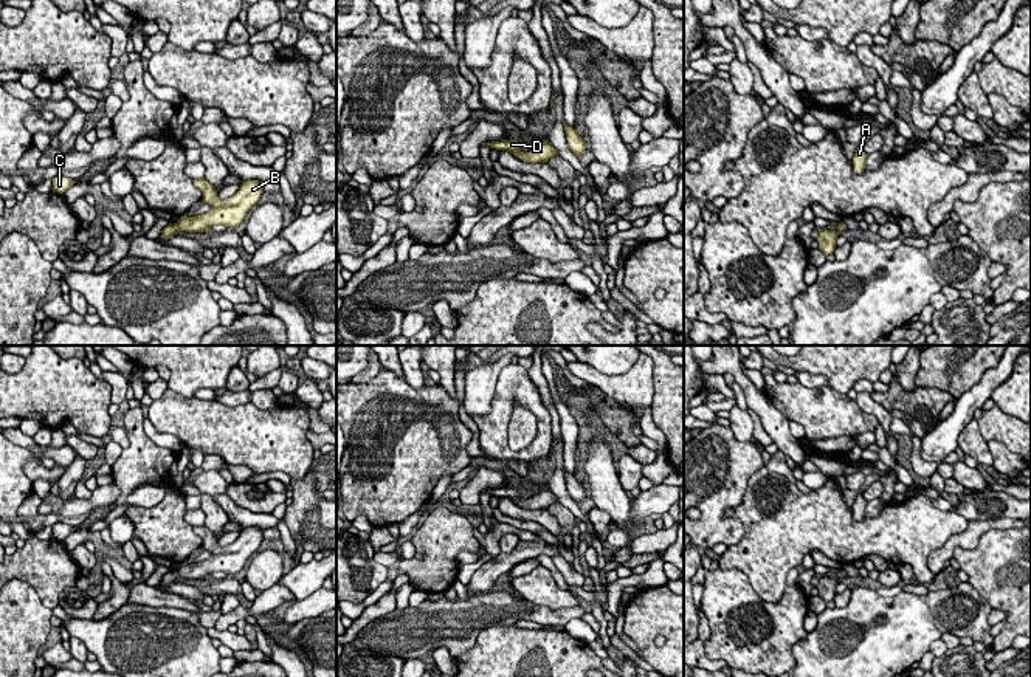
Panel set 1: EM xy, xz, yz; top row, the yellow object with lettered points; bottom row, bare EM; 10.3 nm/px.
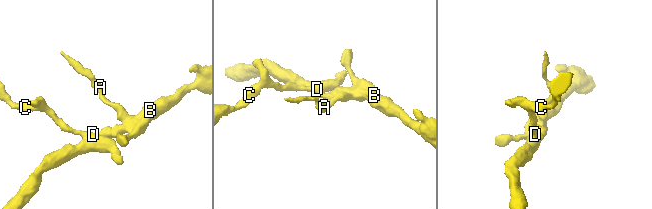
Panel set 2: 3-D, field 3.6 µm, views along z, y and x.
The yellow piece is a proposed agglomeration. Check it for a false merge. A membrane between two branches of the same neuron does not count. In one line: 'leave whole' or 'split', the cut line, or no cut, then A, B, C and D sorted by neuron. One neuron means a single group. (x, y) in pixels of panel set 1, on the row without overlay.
leave whole; cut none; groups A B C D

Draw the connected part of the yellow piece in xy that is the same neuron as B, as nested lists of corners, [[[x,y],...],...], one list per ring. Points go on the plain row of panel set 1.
[[[194,525],[194,531],[203,539],[203,550],[211,553],[211,558],[202,562],[184,564],[181,562],[177,570],[169,570],[160,586],[171,586],[178,578],[186,579],[206,579],[214,572],[223,572],[226,575],[239,573],[247,559],[254,556],[256,550],[264,541],[264,530],[257,527],[242,528],[239,538],[225,547],[217,544],[217,538],[205,525]]]

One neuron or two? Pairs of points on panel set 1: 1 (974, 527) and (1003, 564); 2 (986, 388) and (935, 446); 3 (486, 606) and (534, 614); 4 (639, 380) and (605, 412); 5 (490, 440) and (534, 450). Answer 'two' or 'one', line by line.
1: two
2: one
3: one
4: two
5: one

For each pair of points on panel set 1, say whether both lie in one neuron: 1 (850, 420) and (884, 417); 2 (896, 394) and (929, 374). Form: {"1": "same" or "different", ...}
{"1": "different", "2": "different"}

